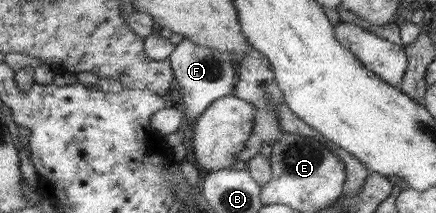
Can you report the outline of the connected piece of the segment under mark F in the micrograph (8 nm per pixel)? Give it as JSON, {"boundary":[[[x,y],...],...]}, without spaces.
{"boundary":[[[183,38],[174,47],[168,60],[175,76],[175,86],[182,94],[185,121],[195,121],[214,101],[229,95],[231,90],[235,90],[233,87],[235,70],[233,70],[229,52],[201,48],[197,46],[197,43]]]}

